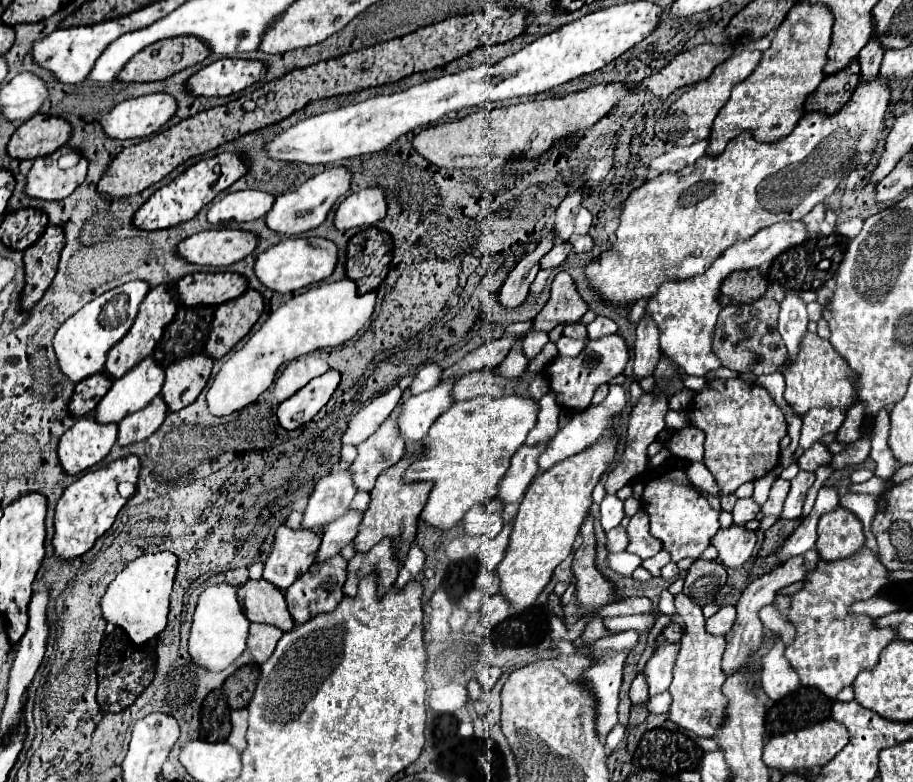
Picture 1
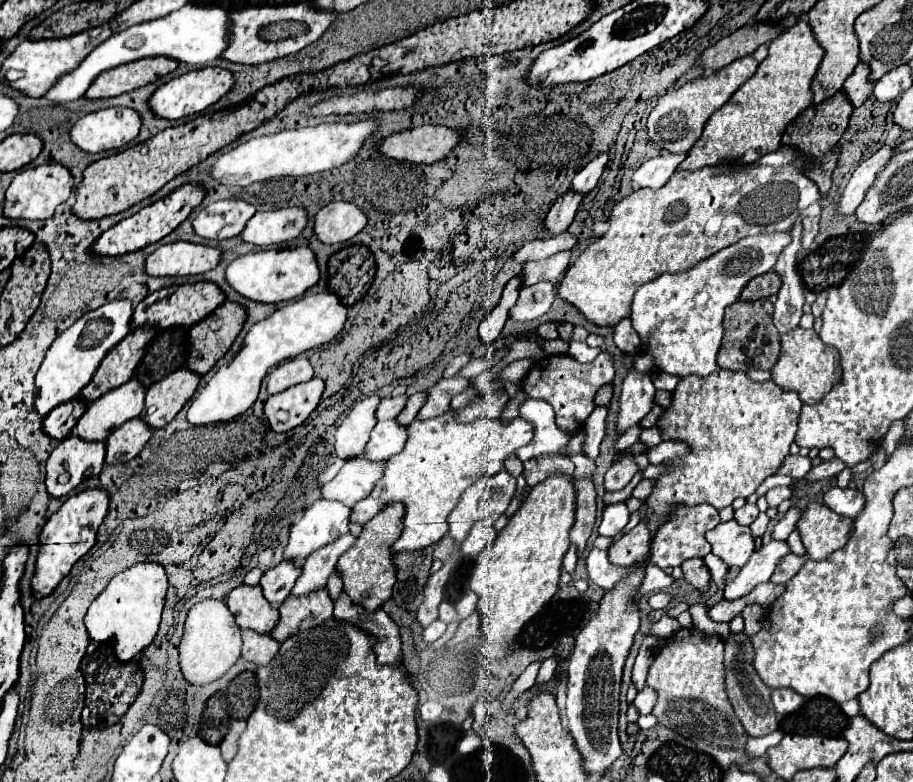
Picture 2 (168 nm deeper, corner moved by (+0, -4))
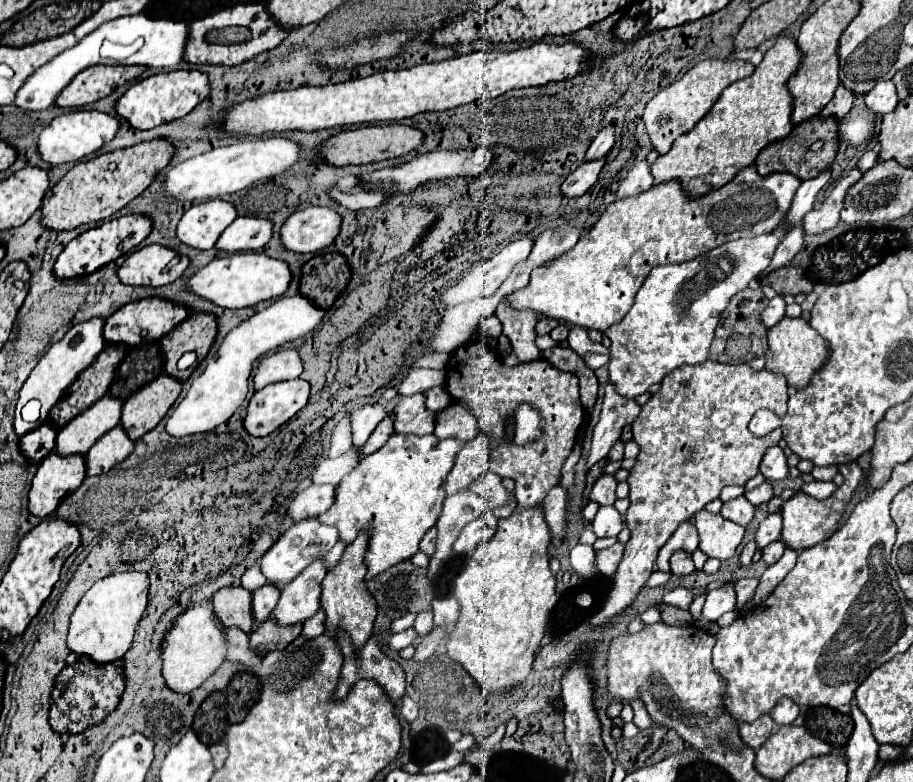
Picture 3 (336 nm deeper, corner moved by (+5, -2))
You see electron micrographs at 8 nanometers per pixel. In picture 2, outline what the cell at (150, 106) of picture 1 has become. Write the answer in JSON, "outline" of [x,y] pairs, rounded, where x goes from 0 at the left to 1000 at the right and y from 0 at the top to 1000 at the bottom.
{"outline":[[[123,137],[85,152],[77,168],[77,175],[88,191],[96,196],[110,196],[138,188],[151,175],[153,165],[156,150],[151,142],[142,137]]]}

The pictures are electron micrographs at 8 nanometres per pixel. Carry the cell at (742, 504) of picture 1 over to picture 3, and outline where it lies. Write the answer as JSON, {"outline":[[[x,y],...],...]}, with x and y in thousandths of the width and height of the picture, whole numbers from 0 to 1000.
{"outline":[[[816,636],[801,638],[801,641],[792,643],[792,648],[790,648],[790,659],[812,674],[816,674],[825,664],[825,656],[827,656],[827,648]]]}

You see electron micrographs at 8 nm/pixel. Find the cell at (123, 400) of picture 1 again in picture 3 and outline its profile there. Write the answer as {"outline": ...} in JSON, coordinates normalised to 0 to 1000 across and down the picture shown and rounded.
{"outline":[[[115,505],[104,518],[93,523],[84,536],[78,536],[60,559],[60,579],[95,579],[104,564],[130,543],[133,536],[133,513]]]}

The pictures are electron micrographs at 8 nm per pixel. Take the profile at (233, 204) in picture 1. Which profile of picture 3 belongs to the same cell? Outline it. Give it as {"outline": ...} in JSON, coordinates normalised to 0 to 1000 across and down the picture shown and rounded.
{"outline":[[[242,254],[222,257],[211,262],[207,270],[200,272],[198,283],[194,285],[194,306],[211,318],[231,318],[238,303],[253,288],[260,277],[260,270],[253,260]]]}

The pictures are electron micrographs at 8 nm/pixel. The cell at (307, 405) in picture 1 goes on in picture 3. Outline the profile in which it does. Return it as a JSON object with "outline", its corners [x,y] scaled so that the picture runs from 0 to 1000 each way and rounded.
{"outline":[[[332,485],[308,487],[292,492],[273,510],[266,546],[277,559],[292,559],[312,538],[317,538],[327,523],[334,520],[338,508],[338,490]]]}

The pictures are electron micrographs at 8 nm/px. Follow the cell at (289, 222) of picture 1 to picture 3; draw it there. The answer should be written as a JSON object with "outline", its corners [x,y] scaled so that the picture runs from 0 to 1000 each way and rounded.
{"outline":[[[260,277],[238,306],[235,318],[246,324],[281,321],[286,318],[299,298],[299,285],[284,277]]]}

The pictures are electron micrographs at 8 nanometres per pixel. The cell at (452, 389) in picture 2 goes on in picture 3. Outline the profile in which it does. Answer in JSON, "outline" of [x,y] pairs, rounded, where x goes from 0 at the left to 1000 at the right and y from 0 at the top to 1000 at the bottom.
{"outline":[[[463,503],[450,508],[437,508],[430,520],[430,554],[468,556],[474,554],[474,528],[465,520]]]}

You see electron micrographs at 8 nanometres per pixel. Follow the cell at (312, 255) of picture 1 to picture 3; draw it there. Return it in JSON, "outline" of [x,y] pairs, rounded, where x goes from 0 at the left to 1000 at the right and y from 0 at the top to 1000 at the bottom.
{"outline":[[[255,324],[251,329],[238,329],[222,344],[214,347],[205,357],[205,372],[244,393],[244,395],[266,395],[277,393],[284,385],[308,380],[319,359],[319,347],[314,336],[292,329],[290,324]]]}

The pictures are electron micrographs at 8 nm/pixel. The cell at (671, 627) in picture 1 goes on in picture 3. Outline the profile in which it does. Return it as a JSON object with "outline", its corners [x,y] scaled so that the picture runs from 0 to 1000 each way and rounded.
{"outline":[[[698,894],[698,896],[691,896],[691,904],[693,904],[693,909],[696,909],[696,917],[693,917],[693,925],[702,932],[702,935],[706,935],[706,932],[711,932],[713,927],[715,927],[715,922],[713,922],[713,917],[711,917],[711,912],[709,912],[709,907],[706,907],[706,902]]]}

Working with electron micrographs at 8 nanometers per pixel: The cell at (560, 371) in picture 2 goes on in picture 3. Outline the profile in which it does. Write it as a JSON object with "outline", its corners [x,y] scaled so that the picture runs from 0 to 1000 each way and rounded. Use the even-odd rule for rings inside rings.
{"outline":[[[529,434],[512,436],[509,441],[505,441],[505,446],[498,446],[494,459],[490,462],[487,480],[490,480],[487,497],[494,508],[494,518],[507,518],[509,523],[518,526],[518,531],[525,538],[525,551],[536,564],[536,572],[538,572],[536,602],[540,602],[542,607],[547,607],[551,613],[560,610],[564,615],[564,636],[568,643],[566,646],[568,653],[586,648],[590,641],[595,641],[595,636],[601,630],[601,625],[614,615],[614,597],[617,597],[621,582],[625,579],[625,574],[630,569],[632,549],[639,541],[641,528],[639,528],[639,520],[634,513],[632,482],[628,477],[619,477],[619,474],[604,469],[597,459],[588,459],[588,462],[579,462],[579,464],[566,464],[562,469],[555,469],[547,459],[547,454],[531,441]],[[571,515],[579,515],[582,520],[590,523],[590,528],[593,528],[593,559],[568,572],[562,564],[555,564],[553,549],[555,549],[555,536],[560,533],[560,528],[564,528],[566,518],[571,518]]]}

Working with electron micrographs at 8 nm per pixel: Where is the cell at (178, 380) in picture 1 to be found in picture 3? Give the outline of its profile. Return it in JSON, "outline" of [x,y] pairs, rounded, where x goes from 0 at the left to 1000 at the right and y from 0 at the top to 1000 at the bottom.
{"outline":[[[176,480],[150,503],[146,503],[133,526],[133,546],[143,564],[150,564],[165,551],[192,515],[198,490],[185,480]]]}

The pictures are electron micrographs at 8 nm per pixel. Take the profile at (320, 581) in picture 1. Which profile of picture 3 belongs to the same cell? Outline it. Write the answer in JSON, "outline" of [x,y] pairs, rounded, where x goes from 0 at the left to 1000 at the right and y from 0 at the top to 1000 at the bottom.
{"outline":[[[299,792],[288,794],[281,799],[281,804],[275,809],[275,830],[290,840],[295,832],[308,832],[312,830],[321,817],[325,817],[330,809],[330,799],[321,802],[306,802]]]}

